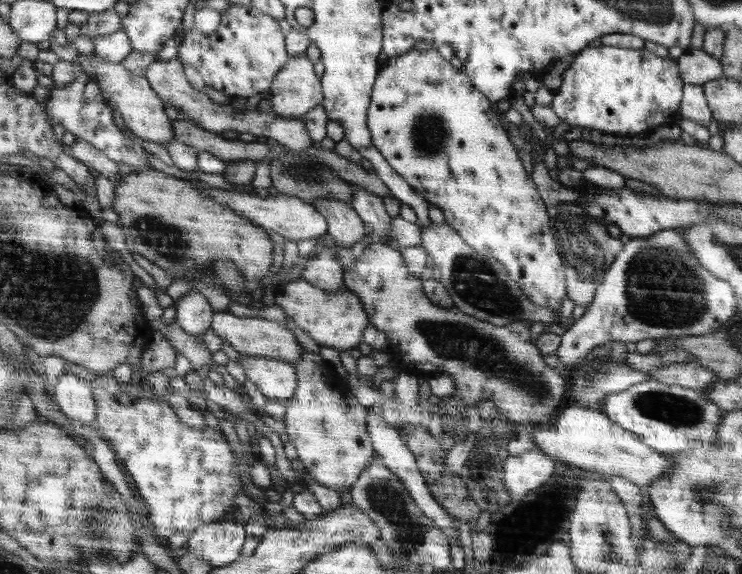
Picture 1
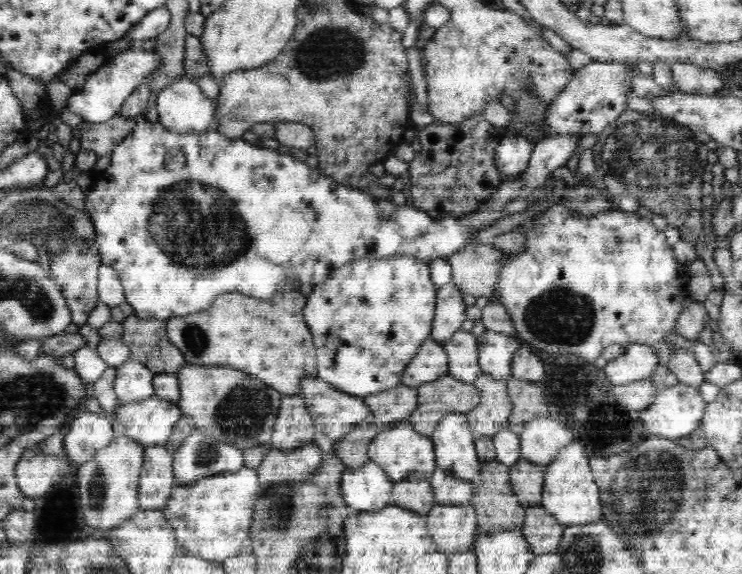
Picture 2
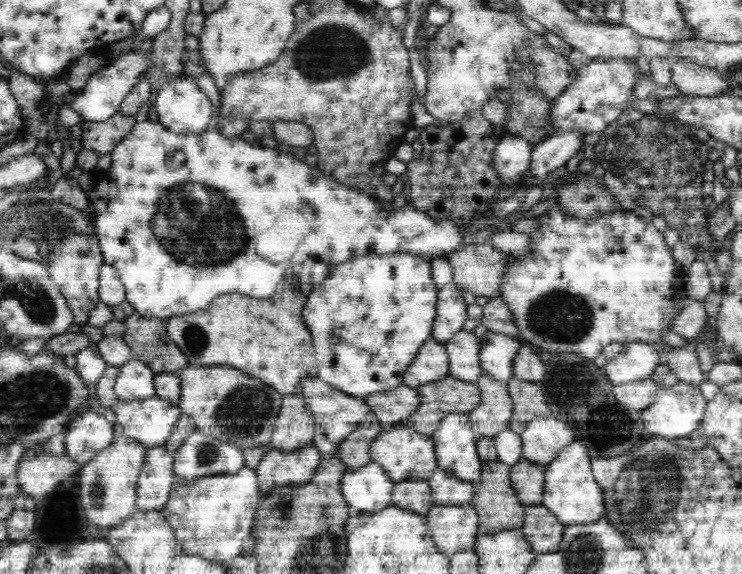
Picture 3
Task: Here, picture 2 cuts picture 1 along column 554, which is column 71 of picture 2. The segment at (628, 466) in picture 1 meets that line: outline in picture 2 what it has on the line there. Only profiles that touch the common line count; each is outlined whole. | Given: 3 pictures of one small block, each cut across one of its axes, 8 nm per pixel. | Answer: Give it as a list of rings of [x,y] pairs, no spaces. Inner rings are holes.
[[[80,410],[64,433],[63,446],[70,460],[82,464],[90,460],[96,451],[113,442],[113,422],[104,413]]]

